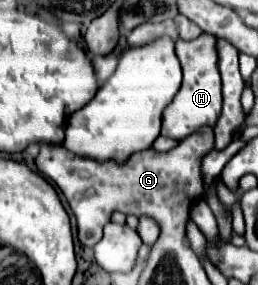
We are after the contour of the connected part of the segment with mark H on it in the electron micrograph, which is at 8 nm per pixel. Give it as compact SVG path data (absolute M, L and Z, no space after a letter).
M202 33L192 41L178 39L176 41L176 57L180 59L184 79L182 87L172 99L172 103L162 113L162 135L182 139L192 135L202 127L214 127L220 111L222 111L222 81L218 73L218 51L216 51L216 37Z

